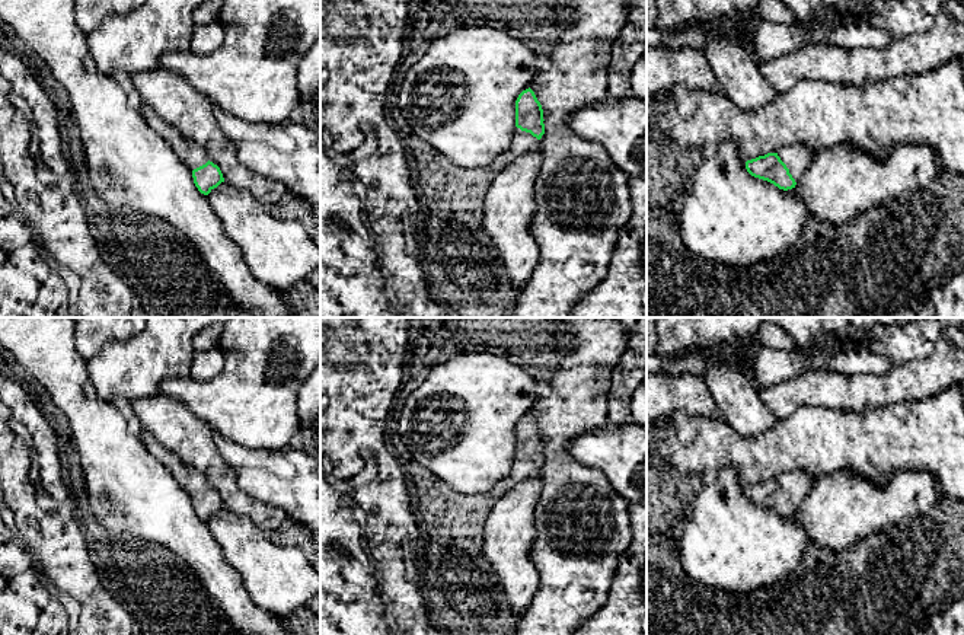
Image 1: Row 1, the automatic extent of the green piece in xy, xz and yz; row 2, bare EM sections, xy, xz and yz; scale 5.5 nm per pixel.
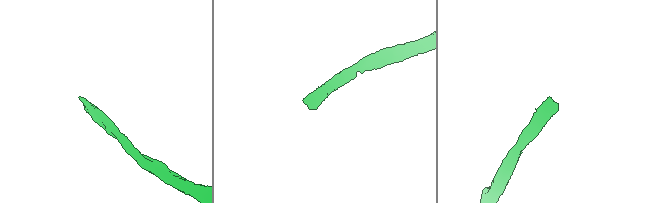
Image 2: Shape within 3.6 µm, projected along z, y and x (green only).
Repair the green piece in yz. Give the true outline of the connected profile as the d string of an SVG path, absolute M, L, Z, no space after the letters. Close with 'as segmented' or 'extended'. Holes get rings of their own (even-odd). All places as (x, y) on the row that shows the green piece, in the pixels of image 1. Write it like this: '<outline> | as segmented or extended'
M786 144L776 153L767 153L746 162L747 172L759 179L767 181L779 189L795 188L799 178L813 163L817 150L802 144Z | extended

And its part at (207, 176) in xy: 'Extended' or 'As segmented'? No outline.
Extended

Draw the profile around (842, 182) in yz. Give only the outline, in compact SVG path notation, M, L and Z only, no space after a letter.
M848 143L818 150L813 163L795 185L801 202L811 217L842 226L880 205L888 205L896 197L931 185L936 176L936 159L926 144L898 143L881 160Z

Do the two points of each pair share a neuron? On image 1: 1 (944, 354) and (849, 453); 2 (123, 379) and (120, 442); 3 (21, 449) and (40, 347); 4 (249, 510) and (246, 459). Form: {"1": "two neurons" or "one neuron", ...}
{"1": "two neurons", "2": "two neurons", "3": "two neurons", "4": "two neurons"}

